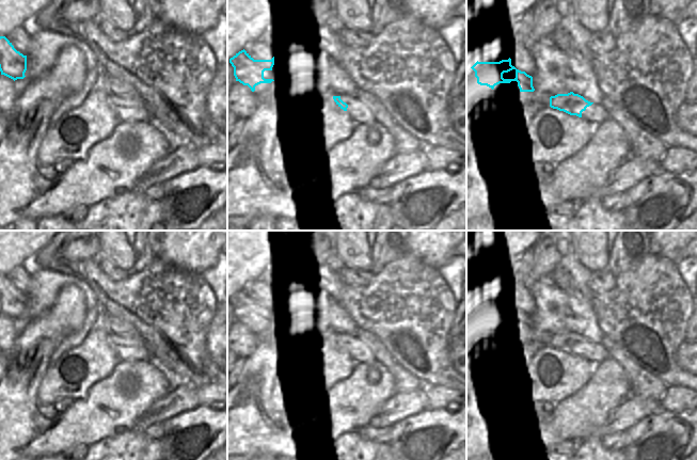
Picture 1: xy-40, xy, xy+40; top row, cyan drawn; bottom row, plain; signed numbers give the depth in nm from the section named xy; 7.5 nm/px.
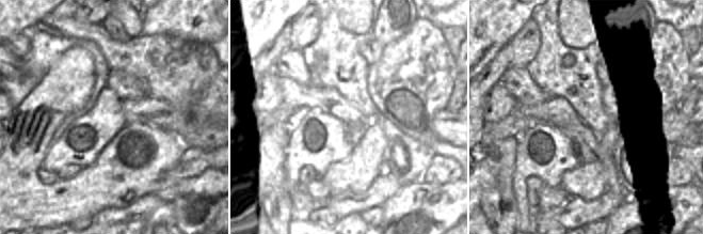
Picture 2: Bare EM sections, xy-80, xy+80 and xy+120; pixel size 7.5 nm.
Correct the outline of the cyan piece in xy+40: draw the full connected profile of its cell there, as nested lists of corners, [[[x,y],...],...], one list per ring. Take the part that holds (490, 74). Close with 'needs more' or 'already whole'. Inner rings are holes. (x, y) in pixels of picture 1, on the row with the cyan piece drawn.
[[[511,59],[500,62],[476,62],[472,67],[477,78],[477,83],[494,89],[500,83],[510,83],[517,81],[520,92],[534,92],[533,77],[525,72],[521,72],[511,65]],[[516,70],[514,79],[504,79],[503,74]]] | already whole

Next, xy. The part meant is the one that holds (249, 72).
[[[244,49],[229,59],[234,67],[236,81],[248,85],[252,92],[260,83],[271,83],[273,79],[265,79],[264,72],[272,70],[274,57],[271,60],[254,60]]] | already whole

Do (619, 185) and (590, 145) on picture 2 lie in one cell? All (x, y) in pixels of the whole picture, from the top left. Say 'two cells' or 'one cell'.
one cell

